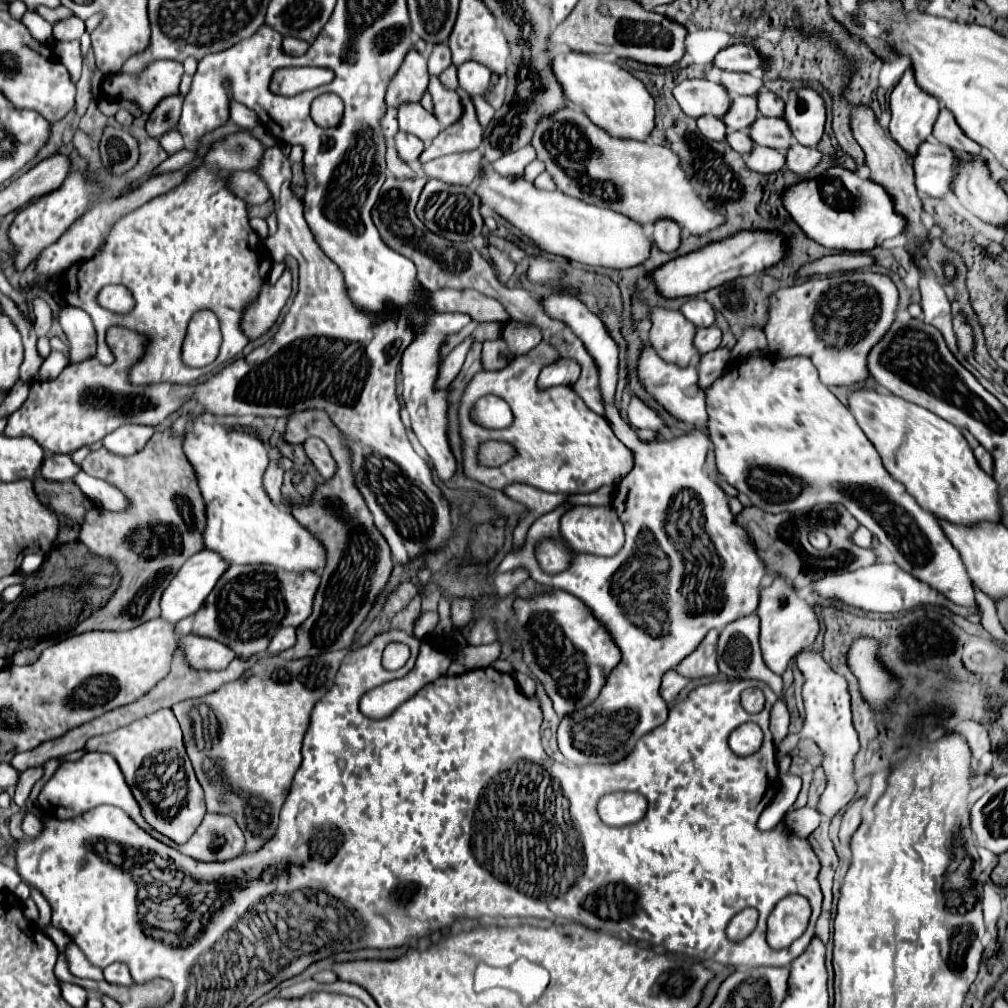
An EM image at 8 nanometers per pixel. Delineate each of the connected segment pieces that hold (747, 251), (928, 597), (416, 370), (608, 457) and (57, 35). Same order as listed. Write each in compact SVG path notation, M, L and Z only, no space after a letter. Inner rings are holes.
M739 232L737 236L731 236L723 242L711 244L707 248L701 248L697 252L679 256L663 264L655 272L651 272L649 278L663 298L673 300L673 298L697 296L729 280L763 272L765 268L777 264L783 258L785 258L785 236L781 236L779 232Z
M881 562L881 564L873 564L869 568L861 568L861 570L847 572L847 574L829 574L829 576L813 582L813 590L823 598L839 598L861 610L871 610L871 612L881 612L881 614L909 610L909 608L917 608L921 604L941 604L959 616L965 616L965 618L971 616L971 612L967 608L955 606L945 596L941 596L939 592L929 588L929 584L917 580L909 572L903 572L895 562L889 562L889 564Z
M417 314L415 318L415 340L402 354L401 376L403 384L403 398L405 408L411 416L413 432L417 434L421 446L429 454L437 476L447 482L455 474L455 458L449 448L447 440L447 390L433 390L433 382L437 380L437 368L439 368L439 346L443 344L445 336L461 330L471 322L471 316L465 314L433 314L431 318L425 318L423 314Z
M541 340L541 344L537 344L535 348L531 348L527 354L515 356L503 370L497 372L477 372L471 382L467 384L467 388L463 390L463 398L459 404L459 434L463 438L463 468L483 468L477 464L477 446L483 440L501 440L507 442L515 448L515 458L509 460L507 464L503 464L501 468L533 468L535 478L519 478L519 472L505 472L501 474L501 470L477 470L477 474L473 474L473 470L463 470L467 476L471 474L471 478L475 478L477 482L485 484L487 488L505 488L511 482L527 482L535 488L547 490L547 492L561 492L561 494L583 494L583 492L593 492L605 484L615 486L621 482L621 478L625 474L631 472L633 468L633 452L615 436L615 432L611 430L609 422L603 416L597 416L595 412L589 412L589 408L585 406L585 402L573 392L571 386L555 386L555 388L547 388L547 390L537 390L537 376L541 372L541 368L545 364L553 364L557 360L557 352L553 352L551 344L545 344L545 340ZM485 394L497 394L499 398L503 398L505 402L511 404L513 410L513 424L505 430L487 430L481 428L477 424L471 422L469 410L473 406L473 402Z
M77 16L73 18L67 18L67 20L61 20L53 26L53 38L57 42L65 42L65 40L75 40L75 38L81 38L81 34L85 32L85 22Z

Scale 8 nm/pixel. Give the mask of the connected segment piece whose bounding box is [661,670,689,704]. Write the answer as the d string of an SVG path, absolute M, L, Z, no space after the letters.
M671 670L671 672L667 672L667 674L663 676L661 696L667 700L667 704L671 704L671 702L677 698L677 694L687 686L687 682L689 682L689 680L685 680L685 676L677 674L675 670Z

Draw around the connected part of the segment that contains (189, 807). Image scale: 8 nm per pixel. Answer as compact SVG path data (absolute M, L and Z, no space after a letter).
M169 708L153 712L115 732L95 736L87 740L85 750L107 752L117 760L135 800L141 804L141 816L145 816L153 830L161 832L175 844L185 844L185 840L189 840L199 828L203 820L201 816L205 816L203 788L199 786L187 758L179 722Z

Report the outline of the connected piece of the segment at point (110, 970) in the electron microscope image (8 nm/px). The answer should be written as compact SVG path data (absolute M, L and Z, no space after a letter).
M123 962L109 964L103 972L105 972L105 980L107 980L107 982L121 984L121 986L131 986L131 984L133 984L133 978L131 978L131 974L129 974L129 968L127 968Z

